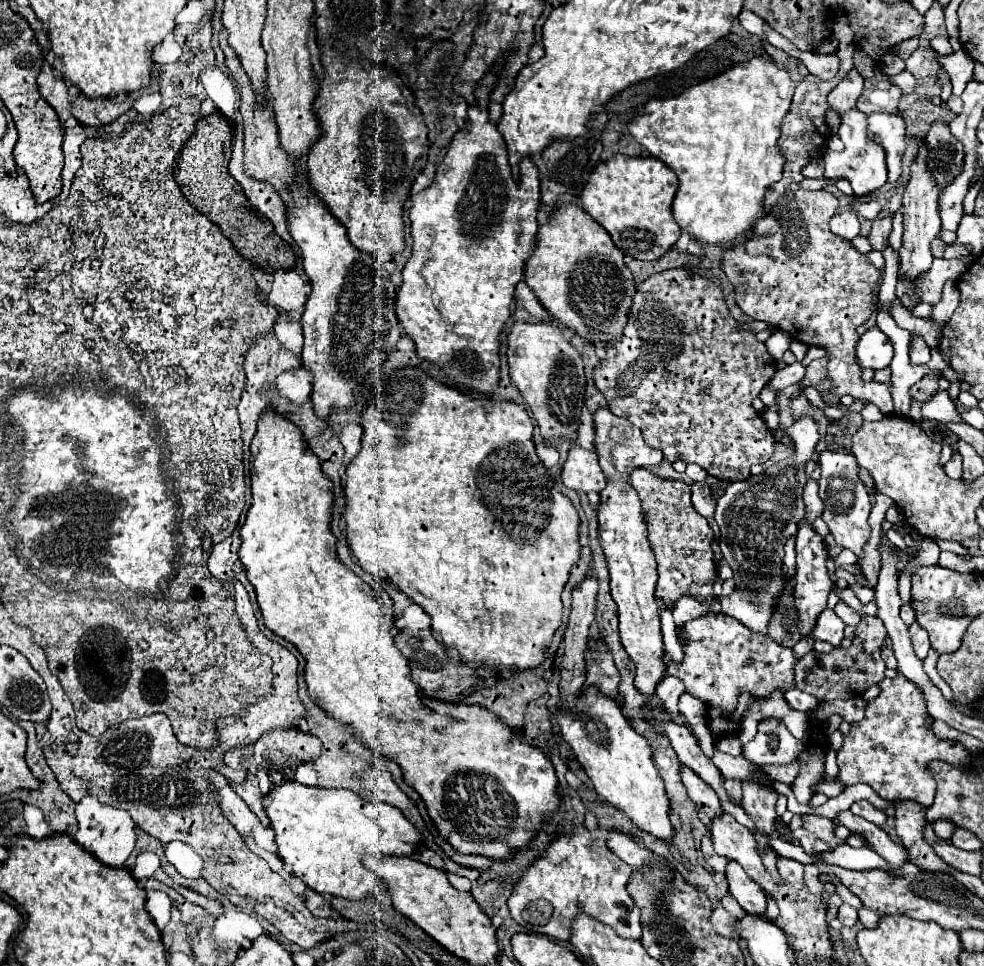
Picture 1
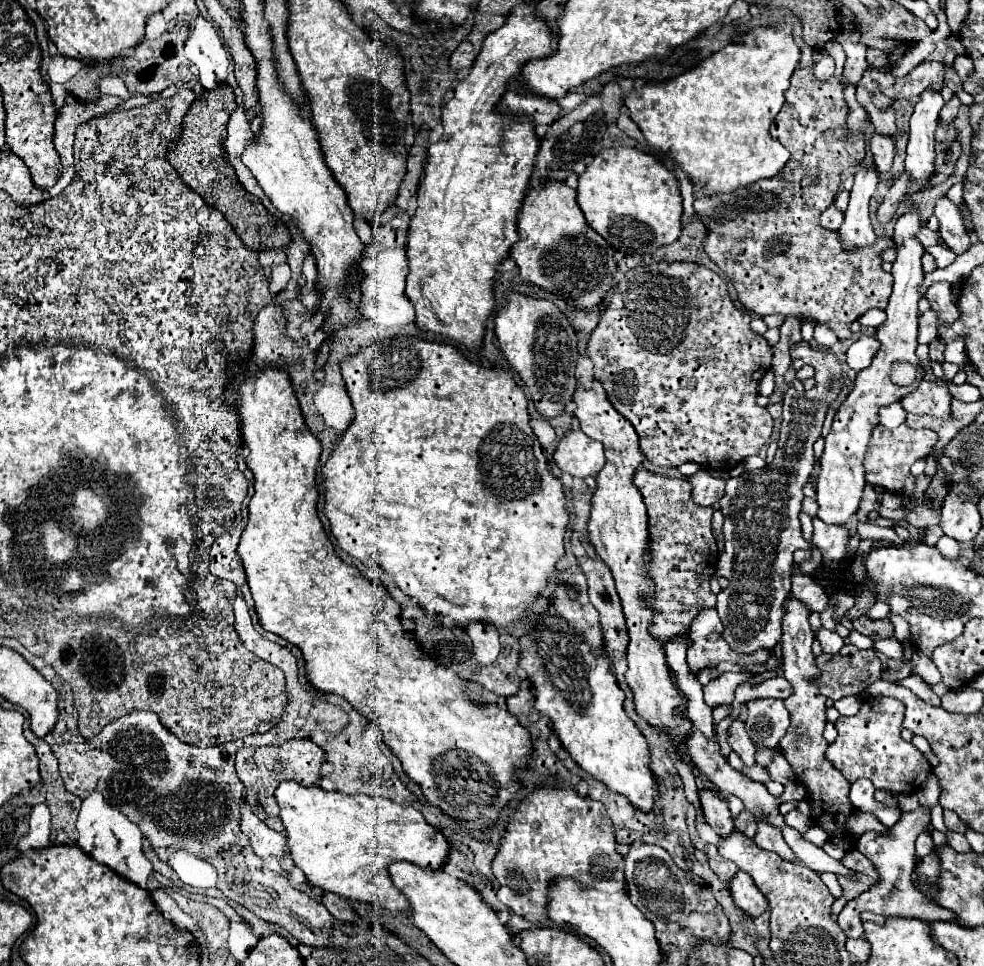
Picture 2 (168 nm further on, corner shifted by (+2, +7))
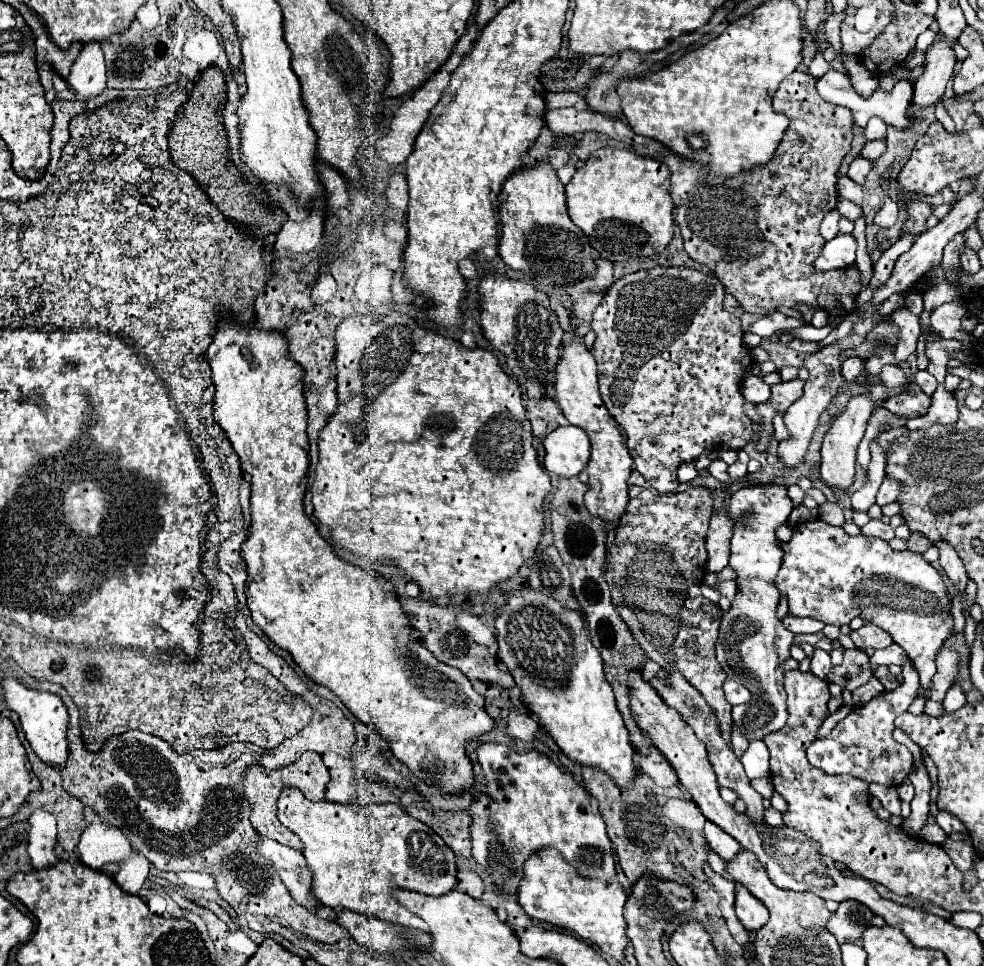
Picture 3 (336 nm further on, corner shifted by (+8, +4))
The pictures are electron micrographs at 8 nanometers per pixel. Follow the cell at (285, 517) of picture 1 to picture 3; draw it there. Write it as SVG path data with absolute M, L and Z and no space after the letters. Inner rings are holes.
M219 308L217 312L219 324L207 348L207 360L215 384L215 420L233 444L243 472L251 476L251 534L241 554L249 570L245 594L253 622L275 646L287 650L313 682L327 686L355 718L377 726L395 758L405 762L417 778L427 784L437 784L441 792L463 792L473 784L465 746L471 736L489 732L495 726L485 712L483 696L473 690L461 670L441 664L421 642L409 636L413 626L401 608L395 586L379 572L353 566L339 558L333 546L307 518L303 510L305 476L309 468L309 442L305 434L307 410L303 396L305 372L289 358L285 334L263 328L241 328L227 310Z

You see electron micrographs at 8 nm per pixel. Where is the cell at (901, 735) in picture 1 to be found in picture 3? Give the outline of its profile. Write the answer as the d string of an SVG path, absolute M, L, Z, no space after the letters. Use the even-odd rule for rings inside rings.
M913 666L903 668L903 684L893 692L881 692L871 702L861 708L855 708L847 718L843 718L829 736L817 738L807 748L807 760L827 772L827 774L851 774L865 782L877 782L883 786L901 786L901 782L909 776L913 766L911 752L893 740L893 722L899 714L907 712L911 702L915 700L915 692L919 688L919 674Z

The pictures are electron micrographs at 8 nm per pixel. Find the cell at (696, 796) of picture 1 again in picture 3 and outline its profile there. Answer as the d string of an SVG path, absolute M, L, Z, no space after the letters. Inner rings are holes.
M711 822L705 824L705 836L709 848L719 854L725 862L731 862L741 852L741 844L737 844L737 840L733 840L733 836L723 832L721 828L715 828L715 824Z

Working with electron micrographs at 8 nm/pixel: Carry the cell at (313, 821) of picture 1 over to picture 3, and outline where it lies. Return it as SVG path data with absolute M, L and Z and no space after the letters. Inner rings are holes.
M285 788L277 806L281 824L305 844L303 856L313 872L313 894L323 906L345 908L429 932L427 924L405 910L393 896L397 888L443 896L457 884L455 854L427 824L411 818L399 804L361 806L327 800L311 802L295 788Z

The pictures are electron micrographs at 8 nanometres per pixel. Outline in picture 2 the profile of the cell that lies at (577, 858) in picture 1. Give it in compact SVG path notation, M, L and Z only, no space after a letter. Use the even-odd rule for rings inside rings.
M541 785L519 805L493 859L493 875L501 883L499 901L531 923L549 919L549 891L559 877L573 877L605 893L625 889L623 861L617 853L613 823L605 807L599 801L581 797L573 787L559 785Z

